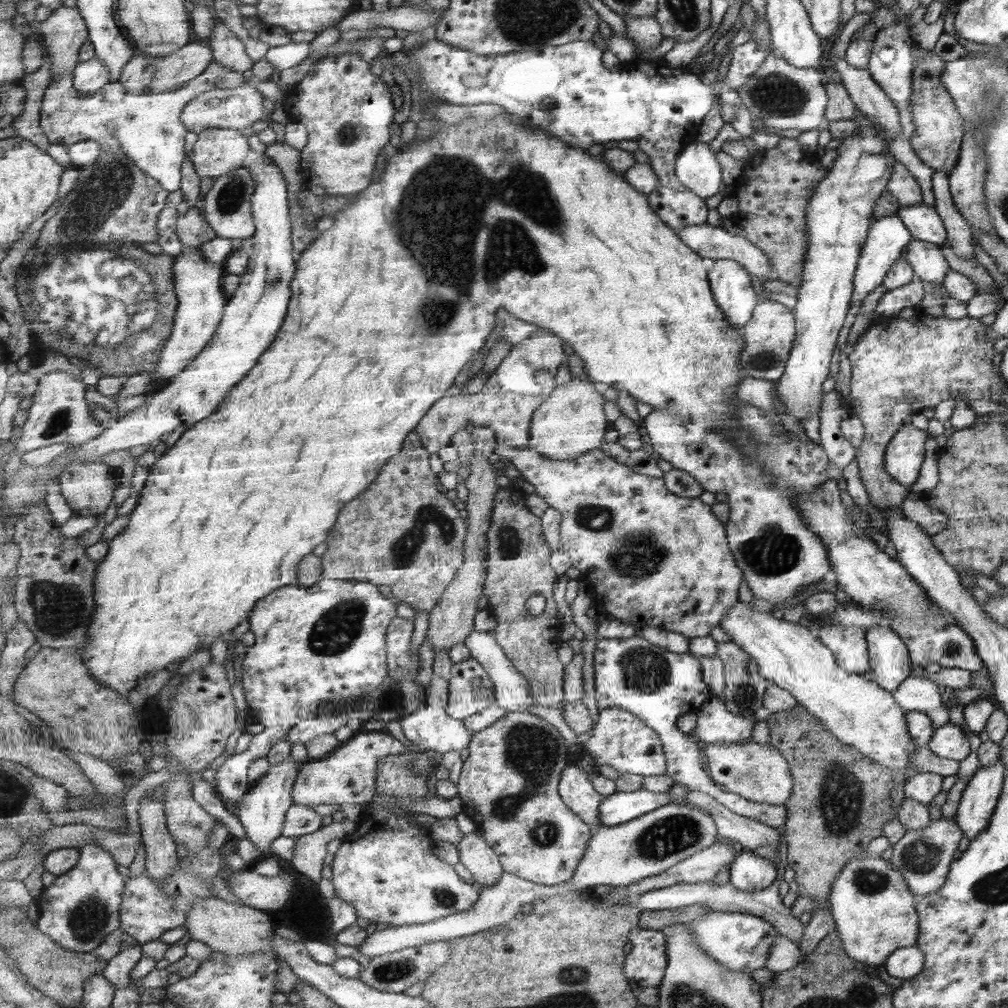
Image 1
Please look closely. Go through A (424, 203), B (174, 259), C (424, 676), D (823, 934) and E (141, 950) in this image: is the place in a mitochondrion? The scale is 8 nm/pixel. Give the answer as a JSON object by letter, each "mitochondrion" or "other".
{"A":"mitochondrion","B":"other","C":"other","D":"other","E":"other"}

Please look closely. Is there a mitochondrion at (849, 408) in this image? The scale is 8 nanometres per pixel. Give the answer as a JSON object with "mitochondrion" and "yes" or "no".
{"mitochondrion":"no"}

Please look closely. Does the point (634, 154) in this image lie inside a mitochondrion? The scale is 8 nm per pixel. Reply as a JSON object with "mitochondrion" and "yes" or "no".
{"mitochondrion":"no"}

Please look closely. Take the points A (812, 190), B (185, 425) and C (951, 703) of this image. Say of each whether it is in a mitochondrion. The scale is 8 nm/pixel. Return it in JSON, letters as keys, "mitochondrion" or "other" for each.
{"A":"other","B":"other","C":"other"}

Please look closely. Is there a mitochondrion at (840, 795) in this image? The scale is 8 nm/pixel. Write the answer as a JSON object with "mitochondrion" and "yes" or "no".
{"mitochondrion":"yes"}

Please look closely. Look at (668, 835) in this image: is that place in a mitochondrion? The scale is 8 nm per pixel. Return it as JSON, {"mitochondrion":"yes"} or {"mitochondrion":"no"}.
{"mitochondrion":"yes"}

